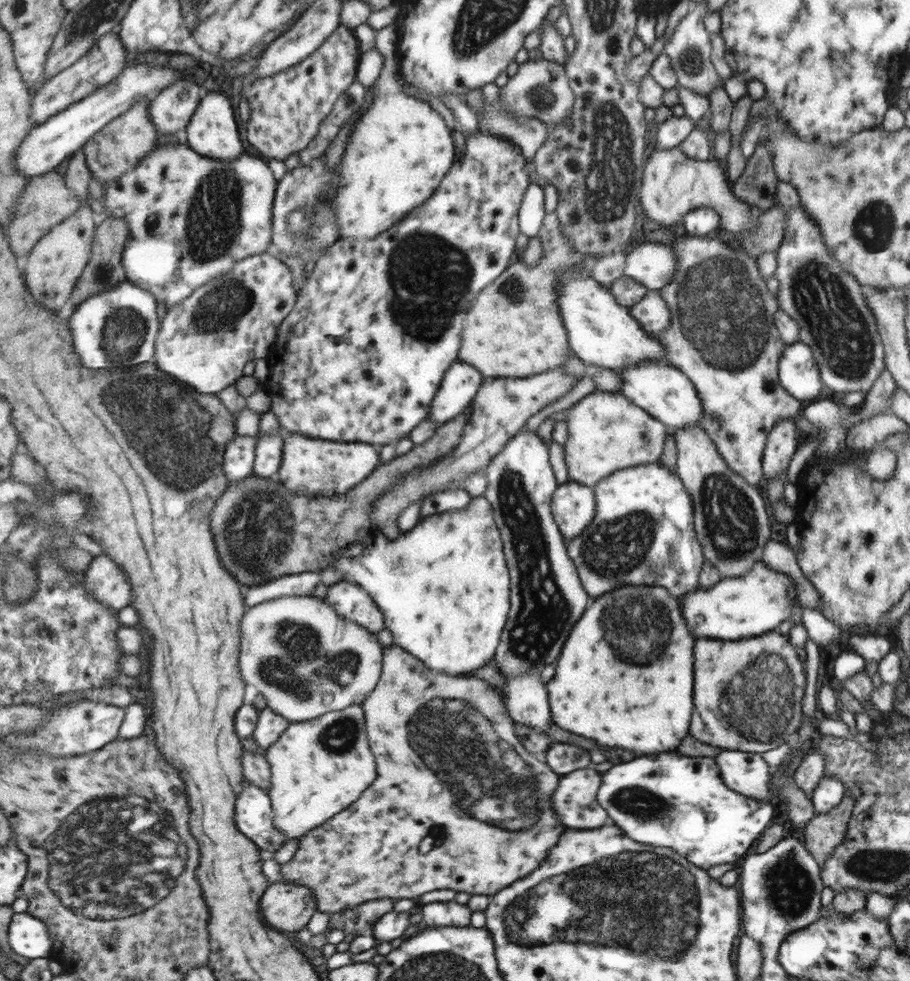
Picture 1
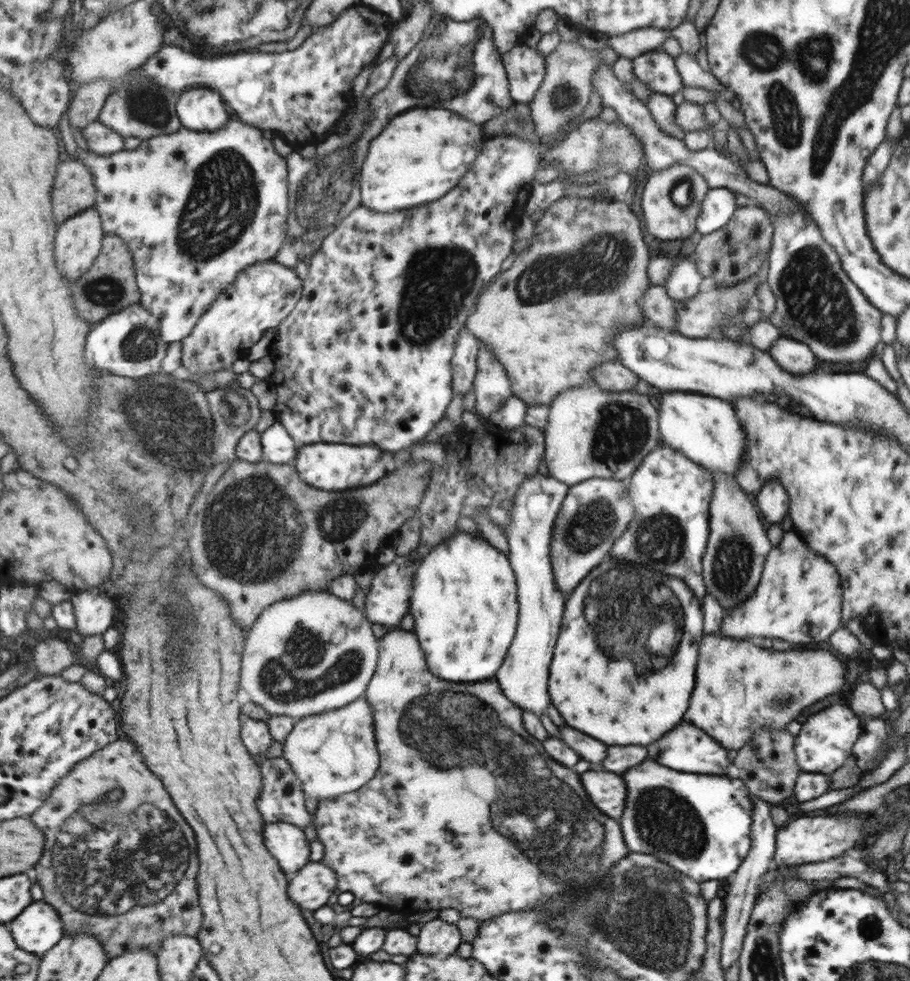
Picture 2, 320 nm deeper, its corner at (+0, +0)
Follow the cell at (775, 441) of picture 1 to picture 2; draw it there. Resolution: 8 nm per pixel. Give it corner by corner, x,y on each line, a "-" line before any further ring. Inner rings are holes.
776,478
766,480
755,496
756,504
766,523
780,525
783,517
789,512
789,500
779,481

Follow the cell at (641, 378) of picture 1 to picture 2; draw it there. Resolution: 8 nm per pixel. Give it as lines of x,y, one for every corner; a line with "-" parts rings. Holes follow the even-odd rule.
665,392
657,396
660,412
660,435
665,446
676,449
710,472
730,474
742,464
746,450
746,434
735,409
719,397
691,392

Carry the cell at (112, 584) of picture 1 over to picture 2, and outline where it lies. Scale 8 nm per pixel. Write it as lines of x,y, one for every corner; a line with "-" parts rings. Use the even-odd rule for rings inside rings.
103,590
76,592
71,603
75,610
75,630
83,637
104,635
115,622
115,604

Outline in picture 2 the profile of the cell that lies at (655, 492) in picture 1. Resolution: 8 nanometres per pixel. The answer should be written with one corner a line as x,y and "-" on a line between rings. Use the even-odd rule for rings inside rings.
662,446
649,451
640,466
626,480
629,496
632,497
632,503
636,509
635,518
621,533
621,537
613,541
609,556
633,560
633,562
645,562
647,566
655,568
662,574
667,574
667,577
673,576
683,581
698,599
703,599
707,586
703,584
701,577
702,566
699,554
705,552
707,532
709,532
709,503
714,483
711,472
701,467
696,461
689,460
684,453

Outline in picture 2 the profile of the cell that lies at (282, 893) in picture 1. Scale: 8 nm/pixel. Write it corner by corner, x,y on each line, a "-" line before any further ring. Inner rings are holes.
321,860
311,861
289,878
288,891
292,899
312,912
328,904
338,885
335,869

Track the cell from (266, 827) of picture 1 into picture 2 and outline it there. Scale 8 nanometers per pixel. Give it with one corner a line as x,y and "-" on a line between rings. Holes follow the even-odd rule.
288,821
269,822
264,830
265,844
288,876
295,875
311,860
311,846
302,828

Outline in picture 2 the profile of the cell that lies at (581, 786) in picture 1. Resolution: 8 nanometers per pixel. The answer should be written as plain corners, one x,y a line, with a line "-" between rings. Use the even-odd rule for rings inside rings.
590,769
579,777
593,804
604,812
605,816
618,819
627,802
623,778
611,772
591,772

